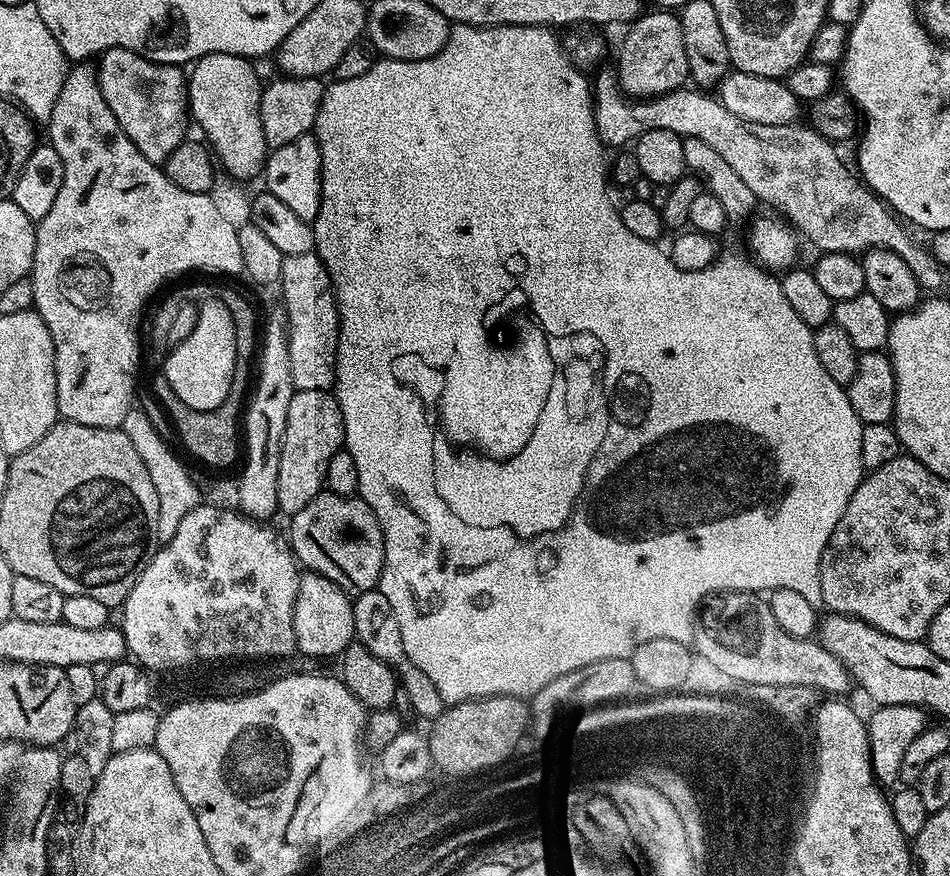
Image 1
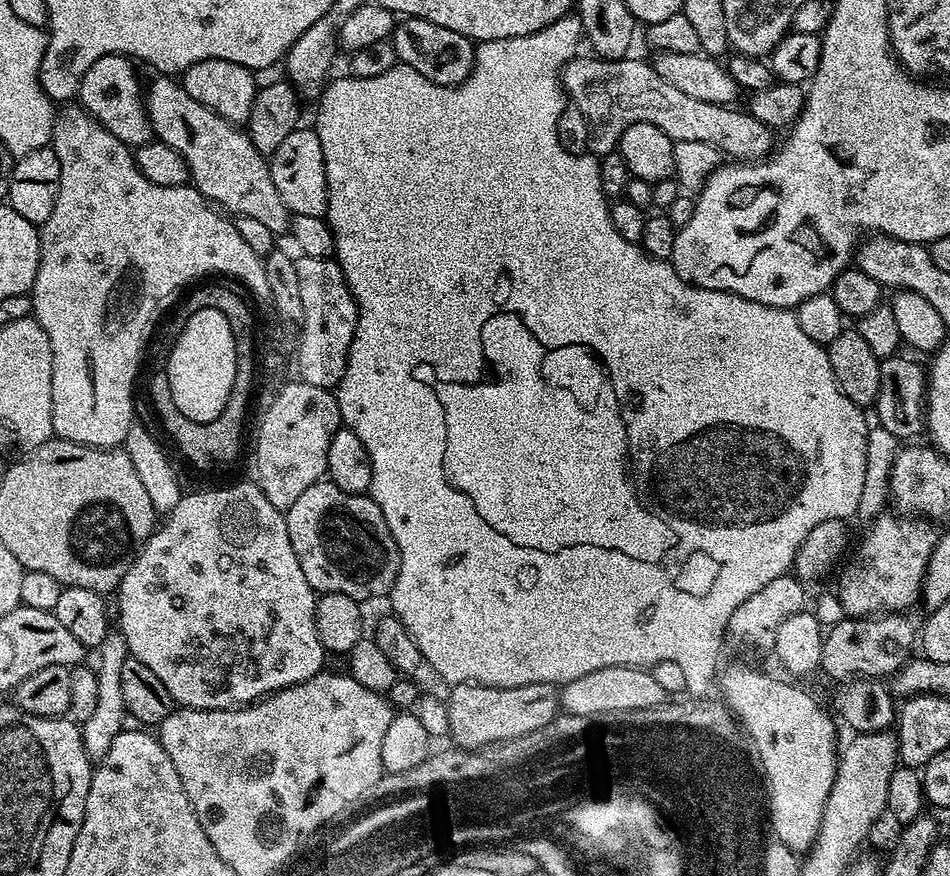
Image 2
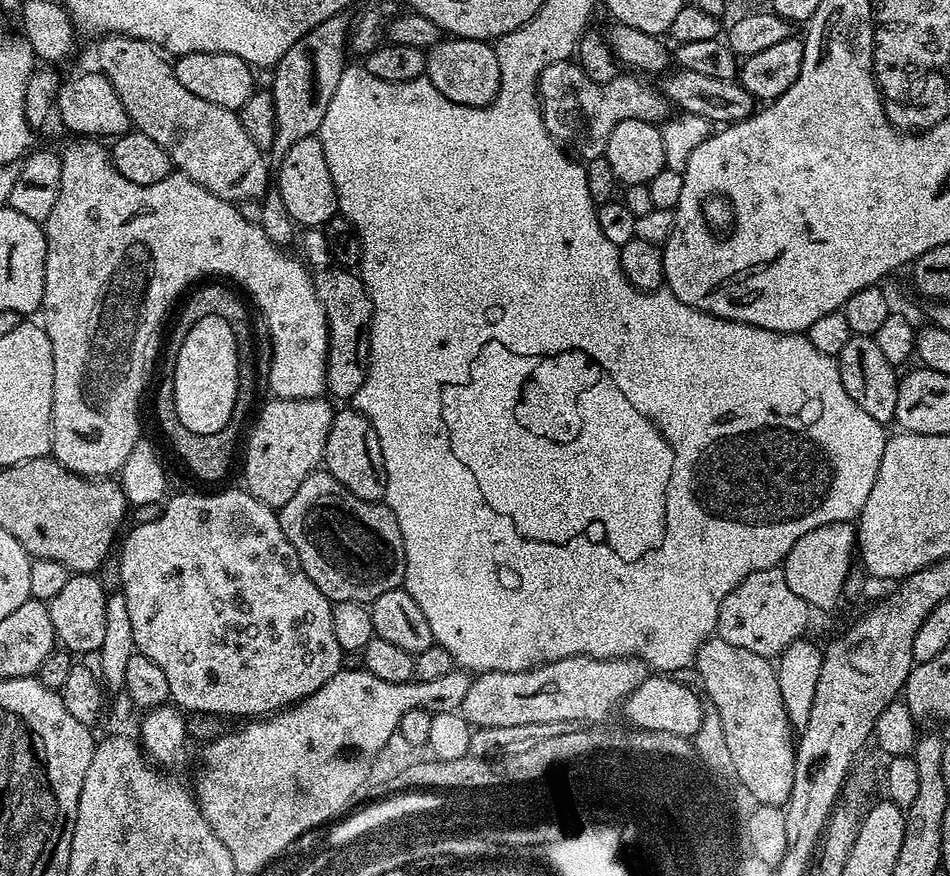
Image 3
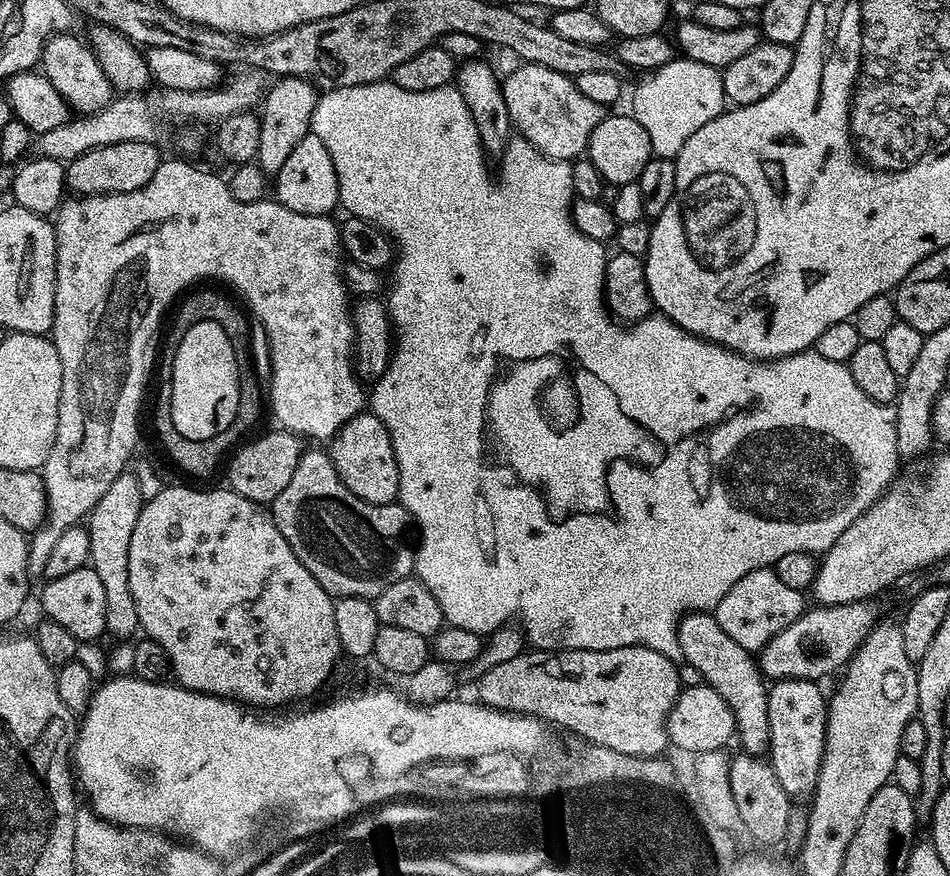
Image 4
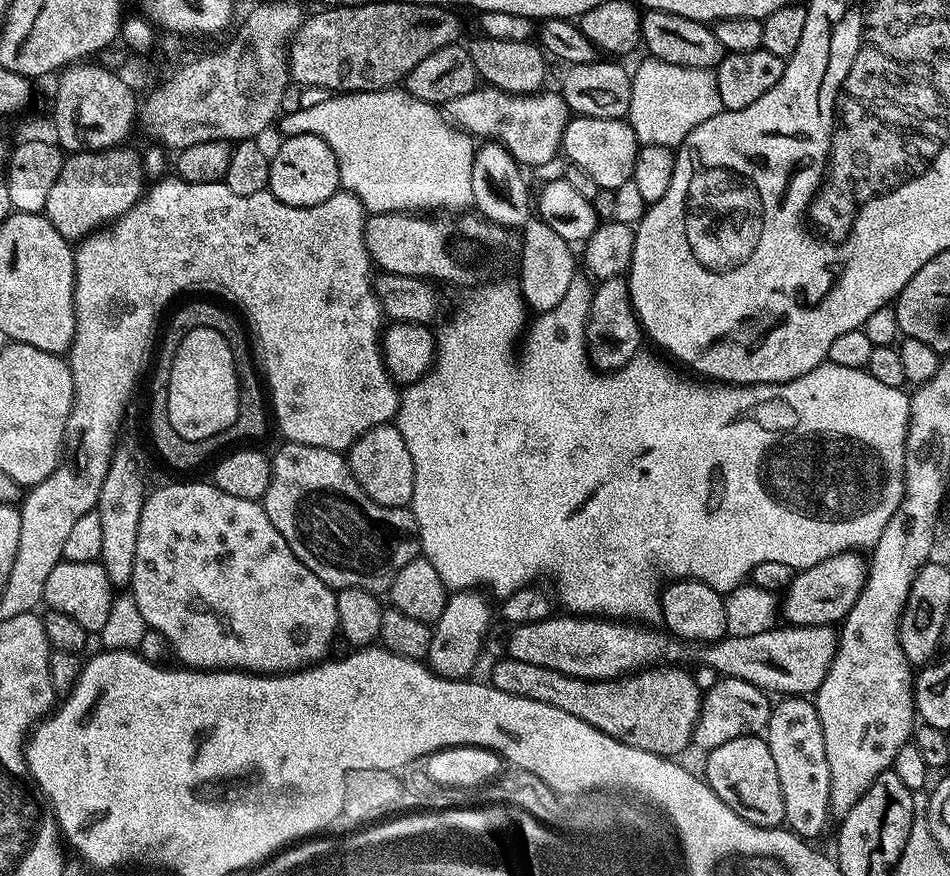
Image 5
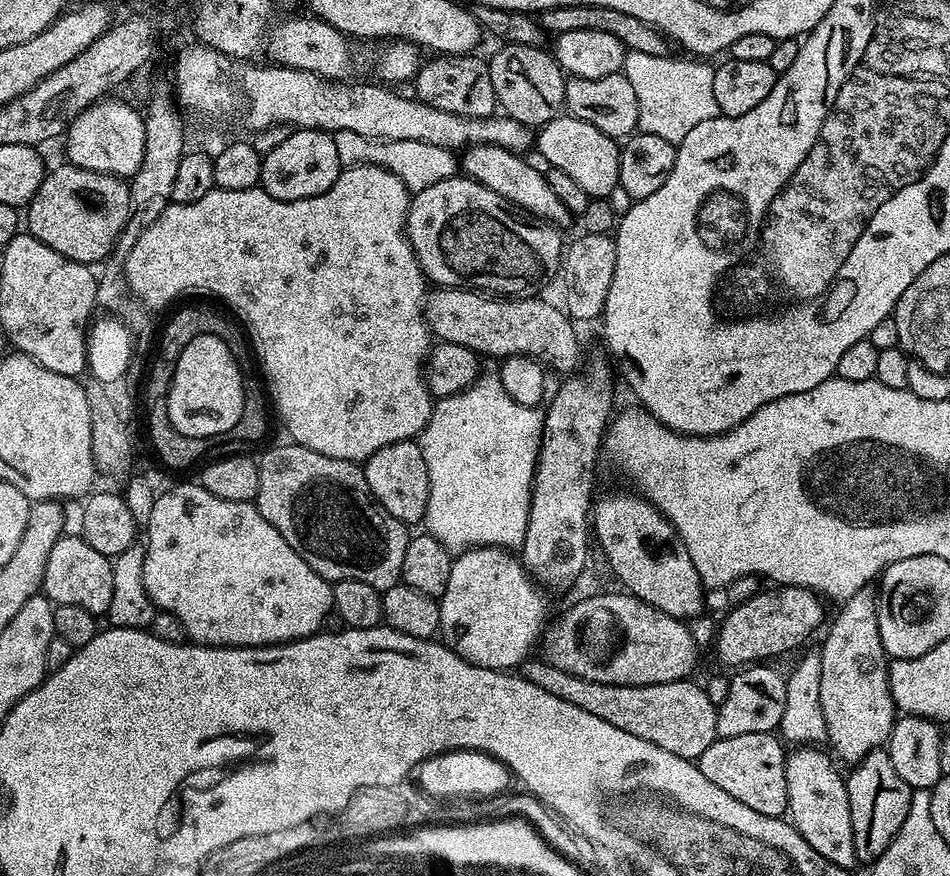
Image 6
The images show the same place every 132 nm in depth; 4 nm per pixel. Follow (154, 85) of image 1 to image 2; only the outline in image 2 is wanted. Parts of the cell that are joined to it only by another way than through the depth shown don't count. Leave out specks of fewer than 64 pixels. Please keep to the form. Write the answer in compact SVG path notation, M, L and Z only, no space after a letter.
M103 56L86 70L86 74L80 79L80 91L78 103L85 112L88 112L114 138L118 138L123 144L139 146L149 143L153 139L151 122L148 120L145 108L145 97L142 95L142 84L136 77L137 65L126 56Z

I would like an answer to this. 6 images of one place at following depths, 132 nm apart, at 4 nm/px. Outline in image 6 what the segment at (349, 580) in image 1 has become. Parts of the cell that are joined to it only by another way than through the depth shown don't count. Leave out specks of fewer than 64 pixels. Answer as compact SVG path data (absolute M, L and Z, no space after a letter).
M295 442L280 444L264 457L259 457L260 481L254 501L257 510L302 554L302 558L323 580L357 580L370 582L370 586L393 588L401 583L402 558L406 558L406 546L410 539L409 525L389 514L374 498L370 486L366 486L363 467L351 460L330 458L318 454Z

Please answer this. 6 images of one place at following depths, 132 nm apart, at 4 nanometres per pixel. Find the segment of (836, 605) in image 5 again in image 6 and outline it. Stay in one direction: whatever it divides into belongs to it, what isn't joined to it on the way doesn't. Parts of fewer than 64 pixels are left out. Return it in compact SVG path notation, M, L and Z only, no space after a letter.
M793 584L787 586L772 586L772 588L767 592L767 590L761 590L757 593L756 596L750 598L749 601L742 602L741 604L735 605L731 609L733 611L729 614L728 617L725 618L724 621L720 624L720 633L716 636L716 656L721 660L724 664L729 664L732 667L732 670L739 670L745 666L751 666L753 664L758 664L761 662L771 661L771 656L780 656L783 652L792 652L795 650L799 644L804 644L808 639L811 638L812 635L816 632L816 627L819 626L820 623L823 625L825 623L824 620L824 607L826 607L825 601L821 599L821 597L817 596L816 593L812 592L809 588L799 588L798 586L794 586Z

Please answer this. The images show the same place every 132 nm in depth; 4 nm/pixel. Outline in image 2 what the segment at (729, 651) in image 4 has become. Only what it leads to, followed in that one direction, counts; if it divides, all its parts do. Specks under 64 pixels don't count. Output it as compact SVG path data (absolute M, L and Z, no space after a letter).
M732 664L728 669L721 671L718 676L718 689L724 695L723 703L727 709L733 713L736 719L739 721L740 727L743 729L746 735L750 738L754 738L754 746L758 752L758 758L761 759L762 767L768 768L768 781L770 781L770 790L772 791L772 813L776 812L776 828L780 832L781 836L784 836L783 842L788 848L791 848L793 852L797 854L807 853L808 850L816 843L816 832L820 829L820 815L824 813L824 803L826 802L830 790L834 786L836 781L836 761L838 759L838 744L836 748L836 724L837 721L824 713L824 708L807 692L804 688L795 688L792 683L787 679L779 680L776 676L767 676L764 672L759 672L756 668L743 668L740 664Z

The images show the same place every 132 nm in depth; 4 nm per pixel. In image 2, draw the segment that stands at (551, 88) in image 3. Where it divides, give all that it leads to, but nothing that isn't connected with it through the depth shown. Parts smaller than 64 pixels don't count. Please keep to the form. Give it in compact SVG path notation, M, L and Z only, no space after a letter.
M577 55L567 61L562 69L562 83L567 99L576 103L576 108L588 119L588 148L591 155L599 158L617 151L620 136L634 122L650 122L662 130L674 142L706 142L710 146L719 148L725 157L736 162L759 162L773 151L773 129L767 128L758 118L749 115L746 110L739 112L739 107L715 104L714 102L698 102L698 98L690 98L683 90L670 86L652 69L651 63L645 60L601 60L595 55Z

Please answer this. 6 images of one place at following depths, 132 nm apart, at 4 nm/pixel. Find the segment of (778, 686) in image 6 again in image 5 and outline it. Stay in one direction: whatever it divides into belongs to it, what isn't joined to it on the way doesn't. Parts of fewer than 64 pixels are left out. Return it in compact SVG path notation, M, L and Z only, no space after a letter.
M720 678L716 685L703 693L694 733L695 747L711 750L722 746L722 742L730 742L730 738L763 733L774 707L773 701L768 700L771 700L769 693L758 686L750 686L750 682L742 682L742 678Z

